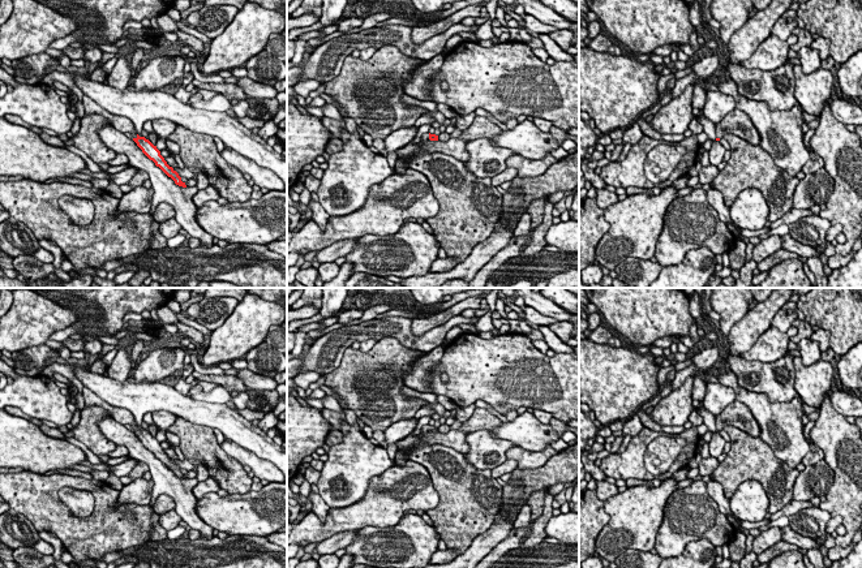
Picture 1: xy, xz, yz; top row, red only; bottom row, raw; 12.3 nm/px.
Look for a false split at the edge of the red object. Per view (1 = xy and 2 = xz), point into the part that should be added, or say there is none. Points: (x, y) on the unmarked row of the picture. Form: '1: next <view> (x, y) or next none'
1: next xy (124, 417)
2: next xz (470, 499)

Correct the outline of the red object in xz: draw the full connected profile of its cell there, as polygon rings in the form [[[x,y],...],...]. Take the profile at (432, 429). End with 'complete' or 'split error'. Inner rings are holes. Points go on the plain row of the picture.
[[[425,425],[419,434],[413,431],[396,444],[411,461],[421,464],[429,472],[439,502],[426,513],[446,547],[458,556],[505,509],[503,487],[492,476],[492,469],[479,470],[463,453],[419,440],[429,433],[438,433],[438,427]]] | split error

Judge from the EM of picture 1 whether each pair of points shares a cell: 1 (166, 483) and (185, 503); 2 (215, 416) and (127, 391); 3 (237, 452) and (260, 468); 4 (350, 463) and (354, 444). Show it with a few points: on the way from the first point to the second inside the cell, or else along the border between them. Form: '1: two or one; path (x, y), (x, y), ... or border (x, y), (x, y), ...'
1: one; path (171, 487), (181, 498)
2: one; path (193, 411), (167, 397), (149, 397)
3: one; path (243, 456), (254, 463)
4: one; path (354, 459), (354, 448)

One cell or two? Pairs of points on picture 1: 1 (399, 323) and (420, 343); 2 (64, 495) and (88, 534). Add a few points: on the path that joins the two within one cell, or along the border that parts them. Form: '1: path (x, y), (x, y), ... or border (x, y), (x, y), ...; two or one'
1: path (402, 328), (415, 341); one
2: border (58, 493), (73, 515), (89, 516), (93, 512); two

